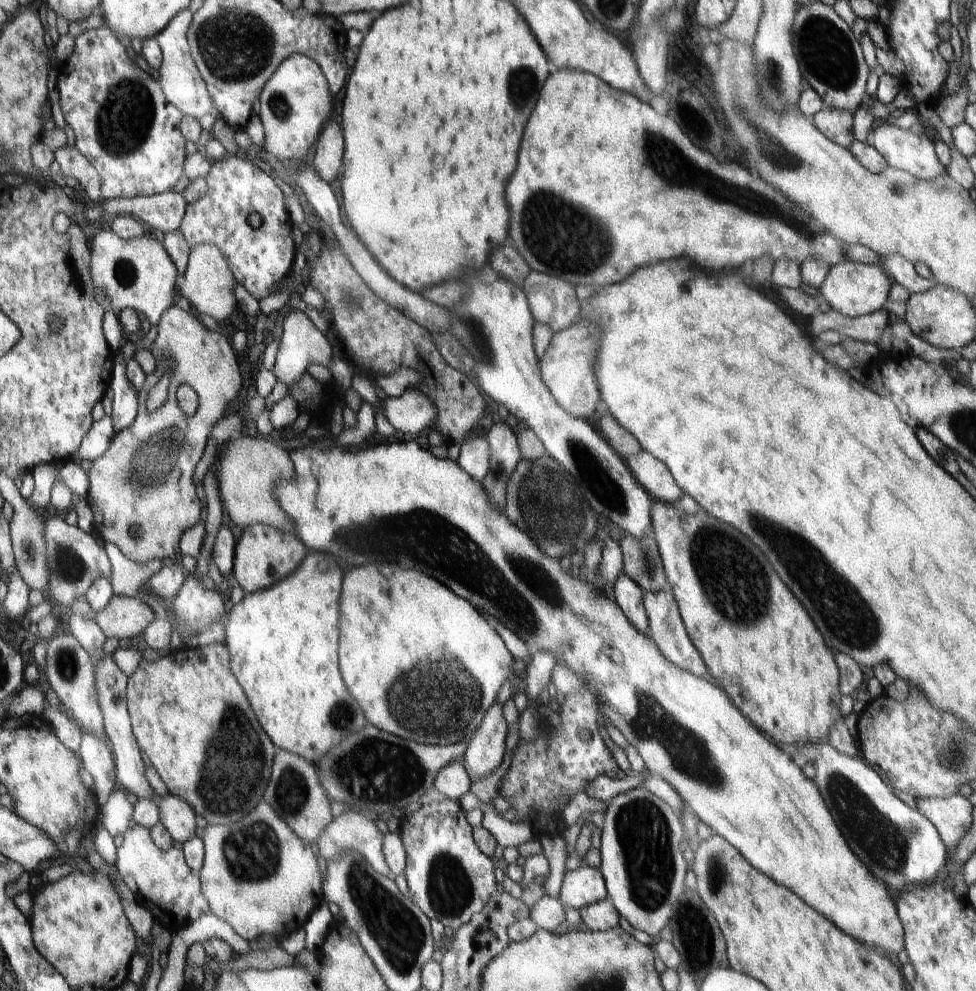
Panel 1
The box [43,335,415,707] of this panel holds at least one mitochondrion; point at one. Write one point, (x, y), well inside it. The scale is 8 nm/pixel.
(146, 468)

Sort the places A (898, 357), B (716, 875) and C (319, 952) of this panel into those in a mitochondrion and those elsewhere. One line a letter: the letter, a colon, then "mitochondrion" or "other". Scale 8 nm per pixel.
A: other
B: mitochondrion
C: other

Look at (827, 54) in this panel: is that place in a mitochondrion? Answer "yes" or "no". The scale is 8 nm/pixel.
yes

